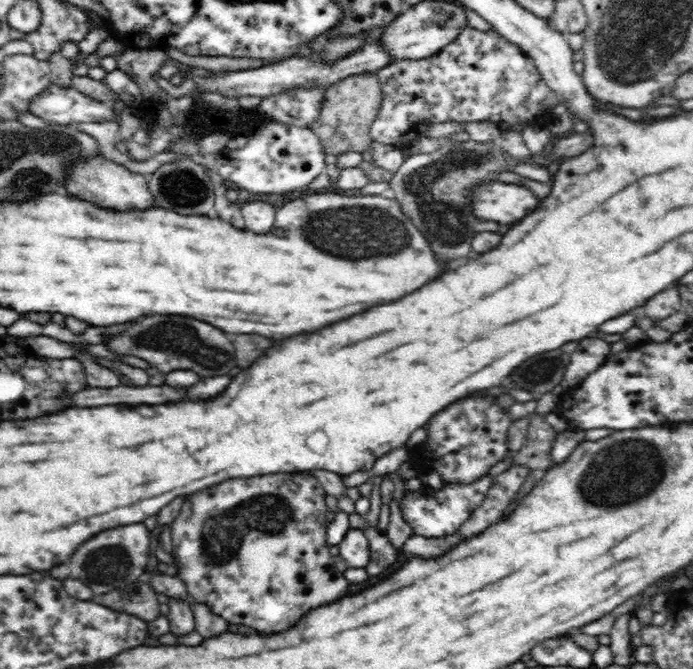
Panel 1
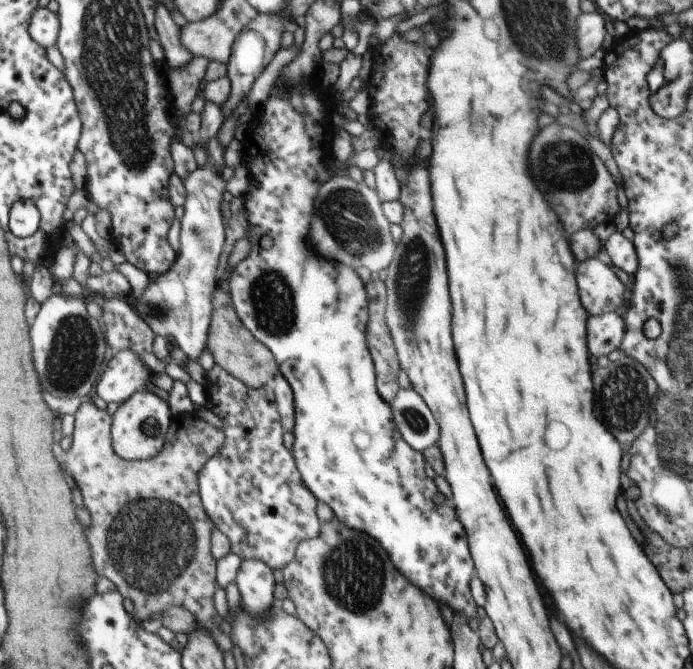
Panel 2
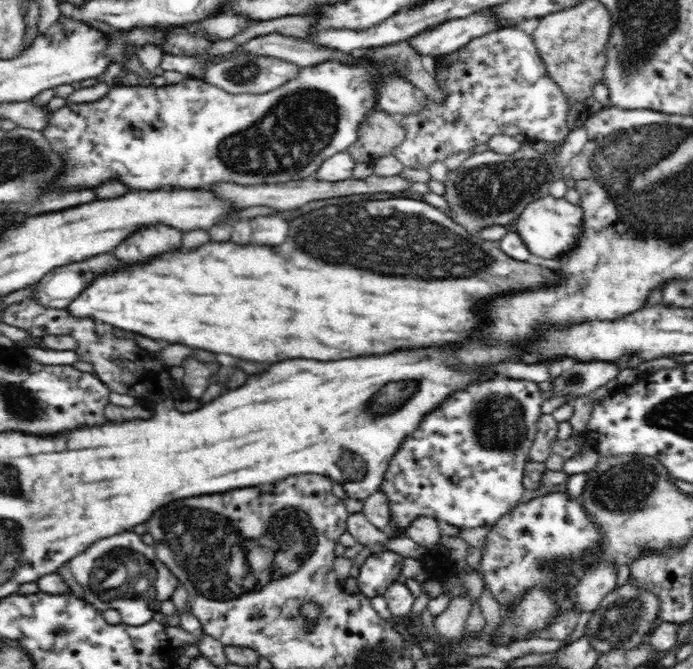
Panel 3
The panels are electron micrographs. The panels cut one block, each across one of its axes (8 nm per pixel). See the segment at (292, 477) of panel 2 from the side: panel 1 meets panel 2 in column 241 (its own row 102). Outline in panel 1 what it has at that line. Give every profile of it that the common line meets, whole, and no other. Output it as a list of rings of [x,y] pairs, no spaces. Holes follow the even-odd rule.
[[[466,25],[458,36],[436,54],[420,60],[392,61],[376,74],[382,89],[382,102],[378,116],[370,125],[369,135],[372,141],[394,145],[404,150],[412,142],[426,136],[430,124],[440,124],[455,120],[518,122],[532,120],[534,116],[550,116],[558,104],[558,95],[543,82],[540,71],[533,60],[524,52],[514,52],[512,44],[492,46],[492,32],[479,31]]]

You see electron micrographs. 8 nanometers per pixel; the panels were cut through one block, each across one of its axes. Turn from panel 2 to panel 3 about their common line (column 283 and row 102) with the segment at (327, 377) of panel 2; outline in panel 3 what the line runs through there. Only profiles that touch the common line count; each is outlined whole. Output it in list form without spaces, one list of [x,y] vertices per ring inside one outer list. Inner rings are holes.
[[[361,57],[356,64],[342,64],[337,60],[328,60],[316,66],[302,67],[300,75],[290,82],[286,82],[276,90],[270,90],[266,94],[228,94],[212,84],[206,84],[202,80],[194,80],[194,78],[186,77],[178,84],[165,86],[130,86],[116,87],[114,86],[100,100],[91,103],[67,104],[51,114],[48,114],[48,126],[42,130],[46,135],[50,147],[62,157],[64,164],[64,174],[60,176],[58,184],[64,188],[80,188],[80,186],[92,186],[96,188],[98,184],[106,182],[108,178],[122,178],[132,190],[158,190],[160,186],[174,186],[174,188],[200,188],[200,186],[208,186],[214,182],[236,182],[236,184],[274,184],[274,182],[290,182],[290,180],[302,180],[313,178],[317,173],[318,166],[321,166],[323,160],[333,157],[336,153],[346,151],[347,148],[357,139],[357,128],[365,119],[365,116],[376,109],[378,84],[382,78],[386,76],[400,76],[395,72],[395,68],[383,64],[383,62],[375,62],[369,58]],[[268,116],[272,120],[280,120],[280,122],[254,122],[254,120],[268,120]]]

